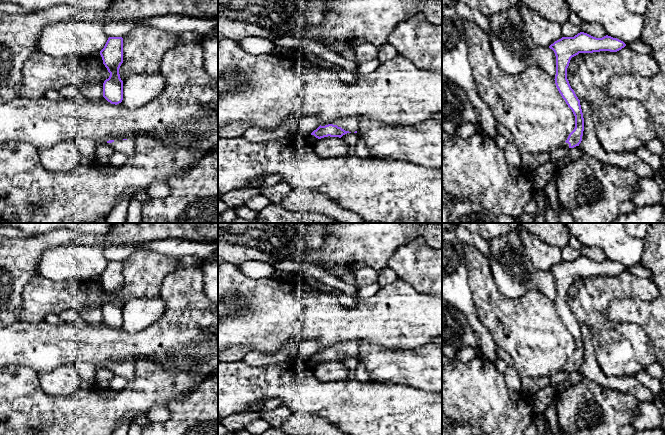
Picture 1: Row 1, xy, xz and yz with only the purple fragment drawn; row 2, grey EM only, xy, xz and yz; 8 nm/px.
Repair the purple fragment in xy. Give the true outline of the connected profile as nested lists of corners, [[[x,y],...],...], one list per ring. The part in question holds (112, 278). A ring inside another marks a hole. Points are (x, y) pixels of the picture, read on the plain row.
[[[109,261],[100,279],[110,297],[109,302],[103,307],[103,321],[111,328],[117,329],[123,324],[123,305],[119,298],[119,292],[123,287],[123,262]]]

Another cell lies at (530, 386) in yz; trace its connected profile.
[[[545,376],[537,378],[522,377],[522,392],[527,396],[533,396],[548,384],[549,378]]]

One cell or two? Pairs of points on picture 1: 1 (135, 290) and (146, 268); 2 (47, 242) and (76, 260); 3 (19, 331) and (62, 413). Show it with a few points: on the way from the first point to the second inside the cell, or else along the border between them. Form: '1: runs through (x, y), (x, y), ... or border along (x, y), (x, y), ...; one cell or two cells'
1: runs through (135, 285), (142, 278), (142, 273); one cell
2: border along (78, 244), (51, 247), (42, 254), (38, 262); two cells
3: border along (15, 365), (27, 366), (37, 375); two cells

